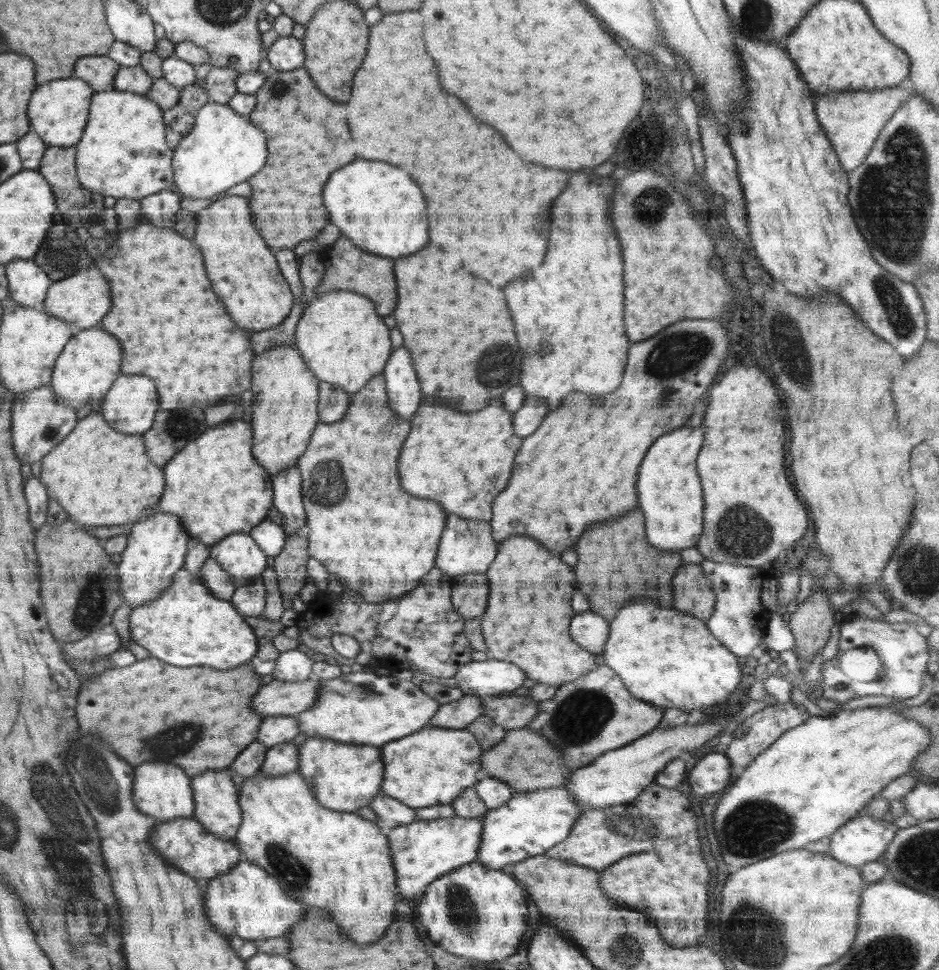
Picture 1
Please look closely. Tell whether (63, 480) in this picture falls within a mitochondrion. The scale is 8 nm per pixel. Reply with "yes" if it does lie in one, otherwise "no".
no

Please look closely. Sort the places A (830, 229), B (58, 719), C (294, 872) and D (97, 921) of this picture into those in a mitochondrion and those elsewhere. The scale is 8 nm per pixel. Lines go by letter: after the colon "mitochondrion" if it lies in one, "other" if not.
A: other
B: other
C: mitochondrion
D: mitochondrion

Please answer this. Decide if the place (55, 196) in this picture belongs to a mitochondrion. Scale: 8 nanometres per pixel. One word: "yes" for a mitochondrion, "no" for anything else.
no

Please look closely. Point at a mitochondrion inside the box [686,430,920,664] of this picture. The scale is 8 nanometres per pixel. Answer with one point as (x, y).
(741, 531)

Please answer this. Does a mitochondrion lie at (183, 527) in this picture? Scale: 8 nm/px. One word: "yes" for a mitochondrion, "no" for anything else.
no

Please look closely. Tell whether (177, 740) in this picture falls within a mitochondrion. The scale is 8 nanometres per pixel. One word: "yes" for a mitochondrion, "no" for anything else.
yes

